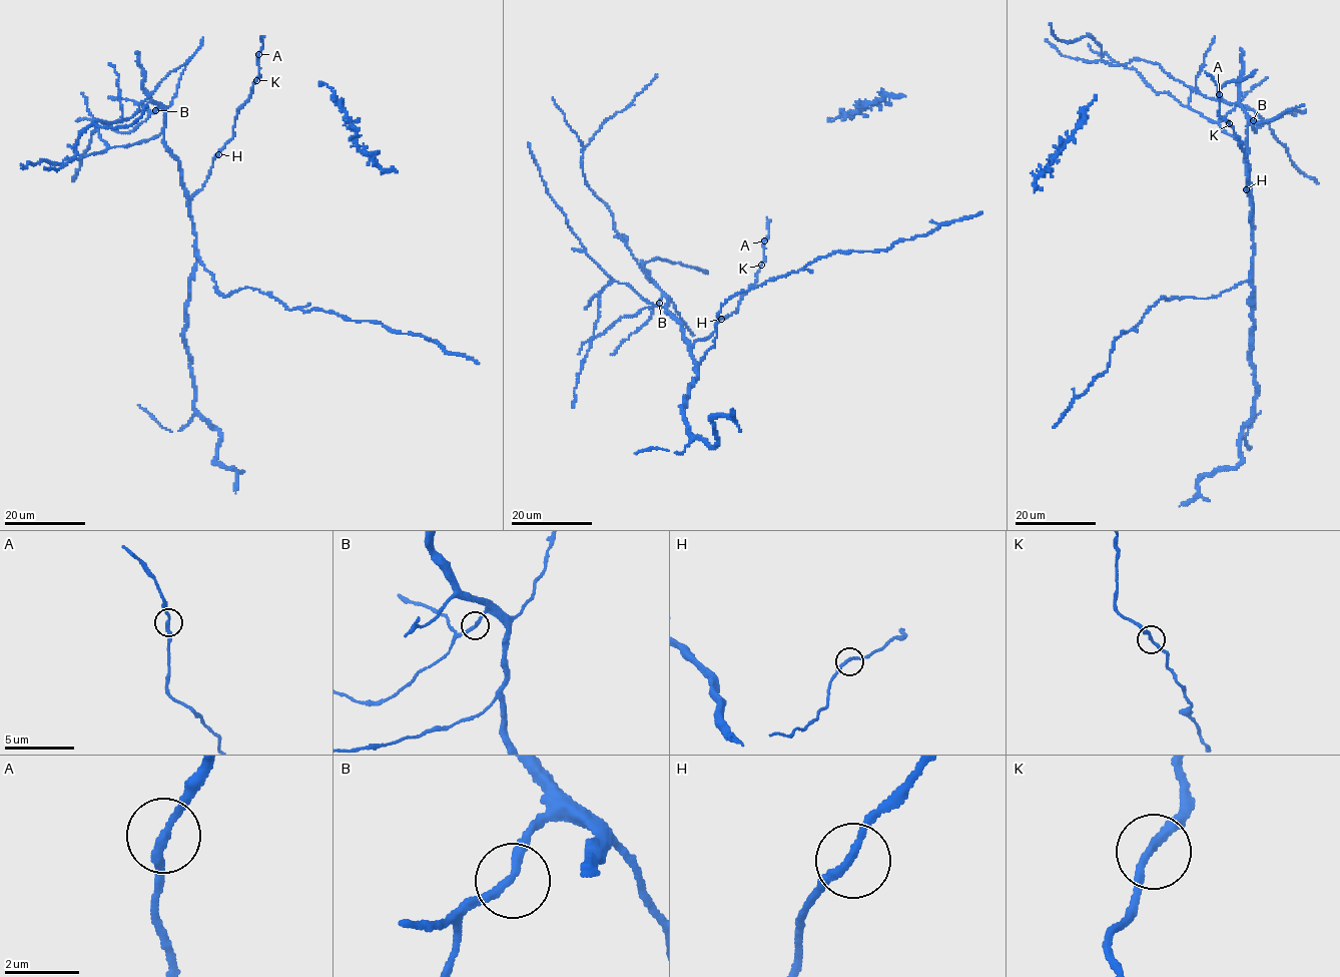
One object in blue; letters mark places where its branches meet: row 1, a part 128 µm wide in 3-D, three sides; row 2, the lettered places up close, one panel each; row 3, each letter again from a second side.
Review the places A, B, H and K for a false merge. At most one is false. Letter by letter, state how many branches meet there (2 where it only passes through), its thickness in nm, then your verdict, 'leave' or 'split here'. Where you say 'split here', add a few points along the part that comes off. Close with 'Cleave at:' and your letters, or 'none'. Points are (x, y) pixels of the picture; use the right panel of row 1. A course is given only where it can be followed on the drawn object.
A: branches 2; calibre 220 nm; leave
B: branches 2; calibre 220 nm; leave
H: branches 2; calibre 200 nm; leave
K: branches 2; calibre 200 nm; leave
Cleave at: none

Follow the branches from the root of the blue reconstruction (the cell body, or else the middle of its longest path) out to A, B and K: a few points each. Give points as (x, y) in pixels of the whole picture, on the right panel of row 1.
A: (1250, 217), (1253, 199), (1246, 188), (1249, 161), (1233, 127), (1219, 114), (1219, 94)
B: (1250, 217), (1246, 161), (1247, 116), (1252, 121)
K: (1250, 217), (1253, 199), (1246, 188), (1249, 161), (1239, 137), (1229, 123)

